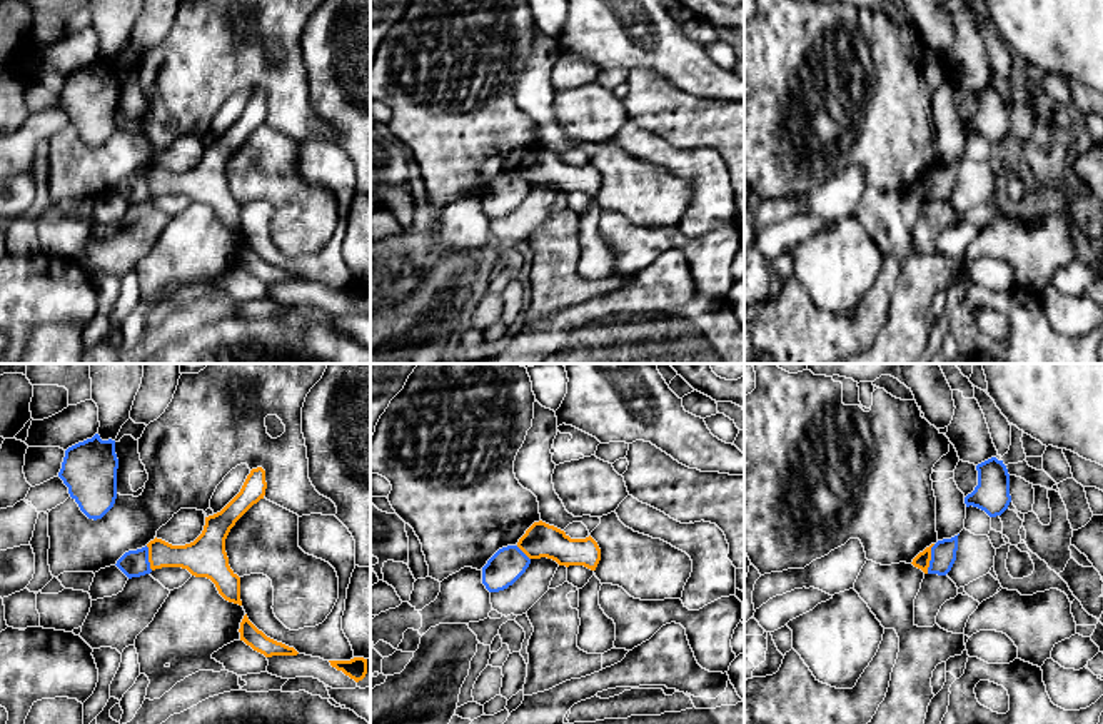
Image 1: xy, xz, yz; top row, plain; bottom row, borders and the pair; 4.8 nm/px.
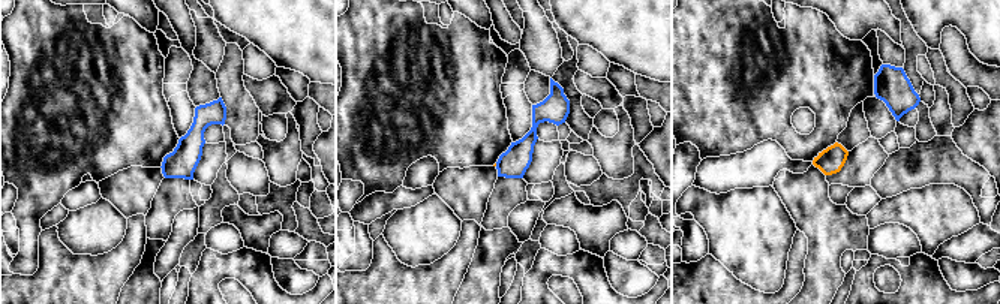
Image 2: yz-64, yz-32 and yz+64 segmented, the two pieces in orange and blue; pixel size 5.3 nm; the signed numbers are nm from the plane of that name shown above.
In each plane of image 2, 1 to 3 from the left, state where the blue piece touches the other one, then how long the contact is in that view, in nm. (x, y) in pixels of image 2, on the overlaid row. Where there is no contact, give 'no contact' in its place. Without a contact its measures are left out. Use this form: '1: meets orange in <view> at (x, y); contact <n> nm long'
1: no contact
2: no contact
3: no contact

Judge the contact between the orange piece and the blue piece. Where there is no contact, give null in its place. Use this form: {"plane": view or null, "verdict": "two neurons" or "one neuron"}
{"plane": "yz", "verdict": "two neurons"}

